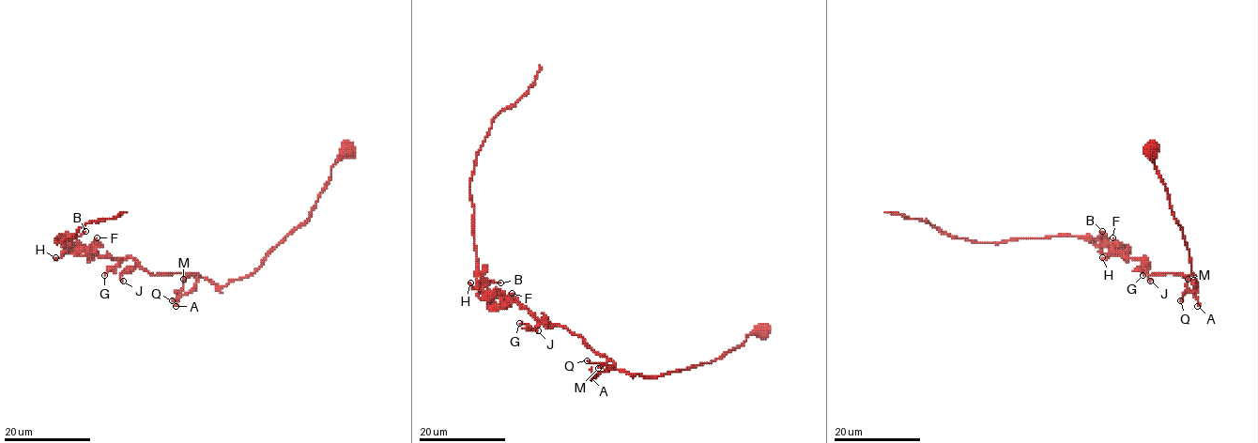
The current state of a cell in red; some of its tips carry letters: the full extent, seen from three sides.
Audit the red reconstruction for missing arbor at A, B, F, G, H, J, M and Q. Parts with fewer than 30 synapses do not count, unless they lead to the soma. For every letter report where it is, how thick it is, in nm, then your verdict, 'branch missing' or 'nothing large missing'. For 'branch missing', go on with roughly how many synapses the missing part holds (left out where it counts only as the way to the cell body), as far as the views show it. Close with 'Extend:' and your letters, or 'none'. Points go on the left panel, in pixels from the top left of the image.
A: at (176, 306); 200 nm thick; nothing large missing
B: at (85, 231); 140 nm thick; nothing large missing
F: at (97, 237); 180 nm thick; nothing large missing
G: at (104, 275); 190 nm thick; nothing large missing
H: at (55, 257); 200 nm thick; nothing large missing
J: at (123, 281); 200 nm thick; nothing large missing
M: at (183, 279); 110 nm thick; nothing large missing
Q: at (172, 300); 180 nm thick; nothing large missing
Extend: none

